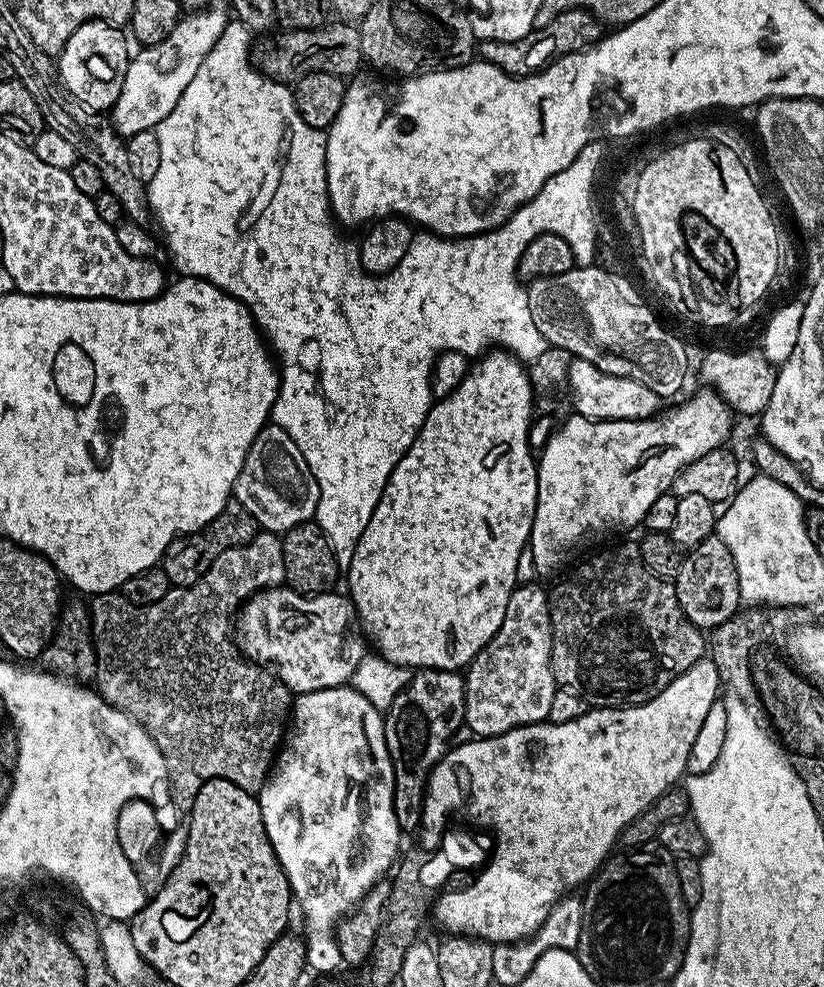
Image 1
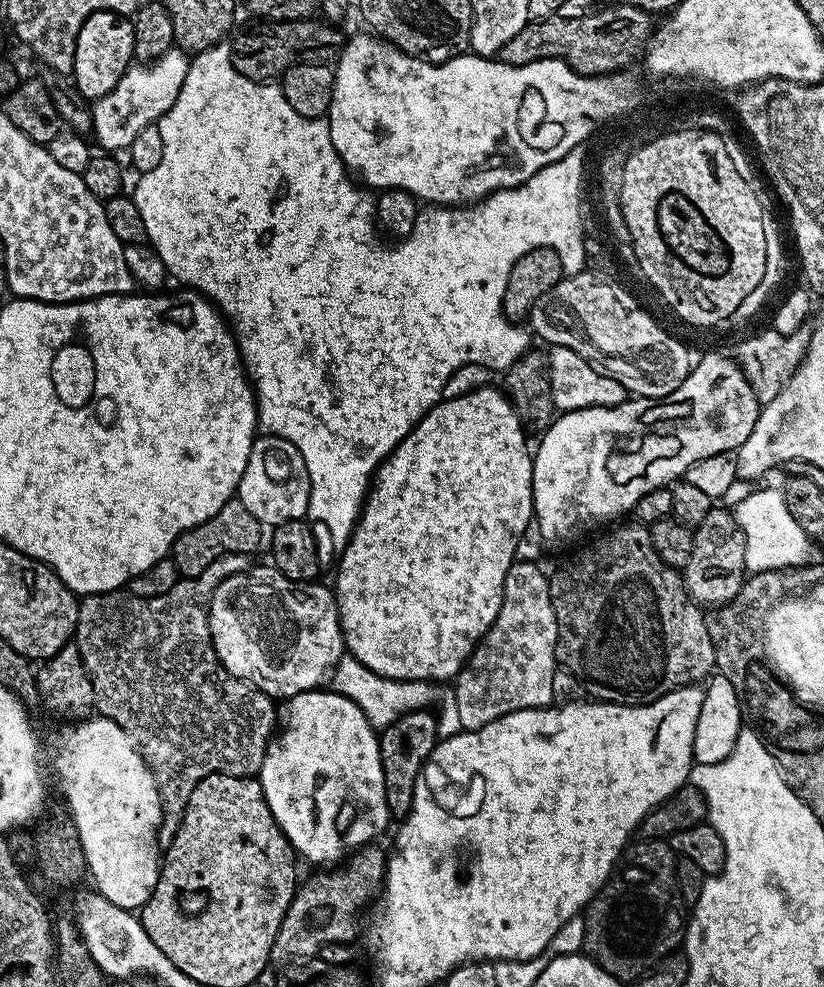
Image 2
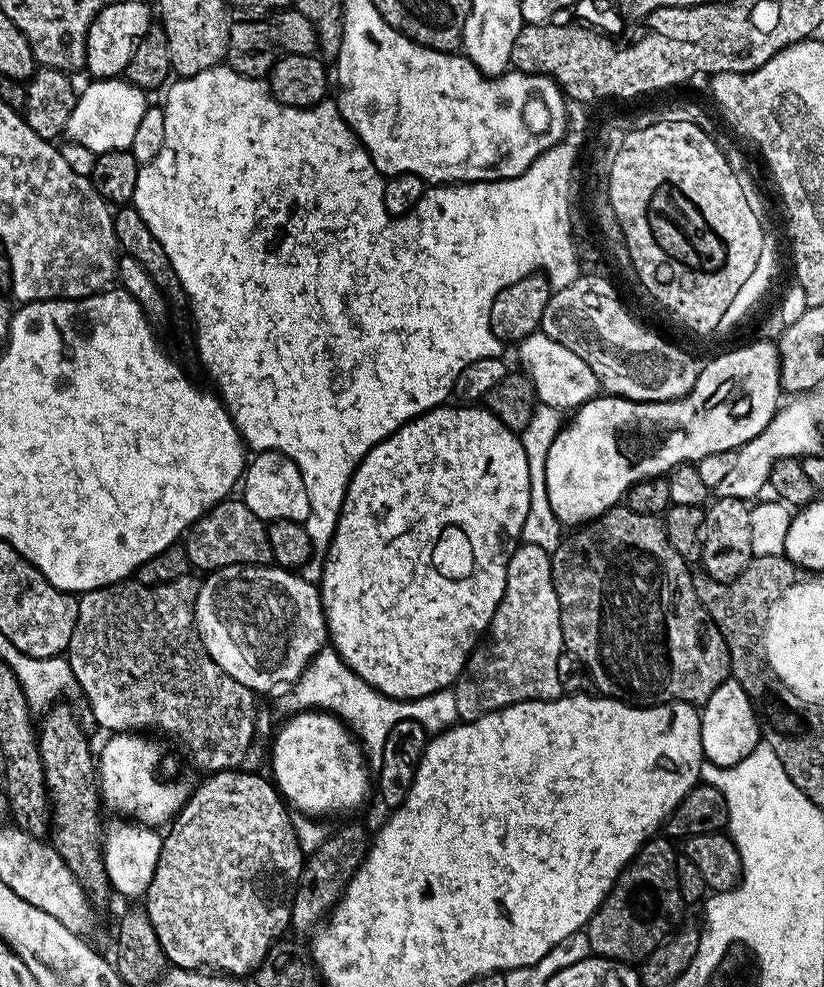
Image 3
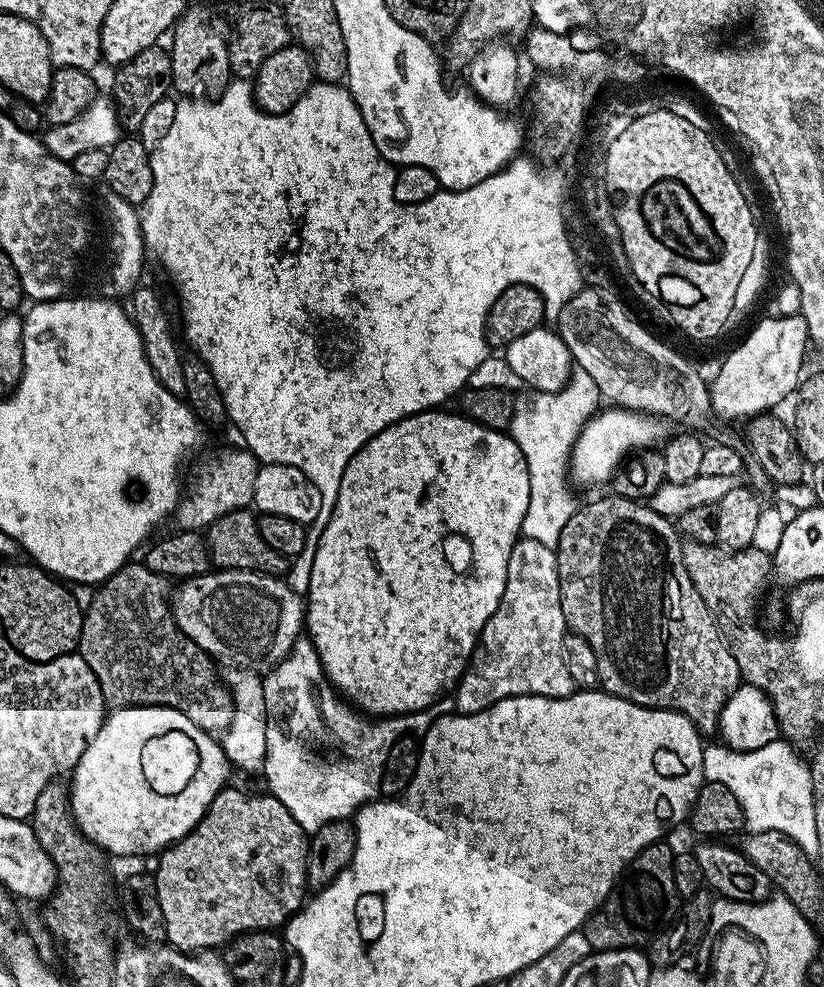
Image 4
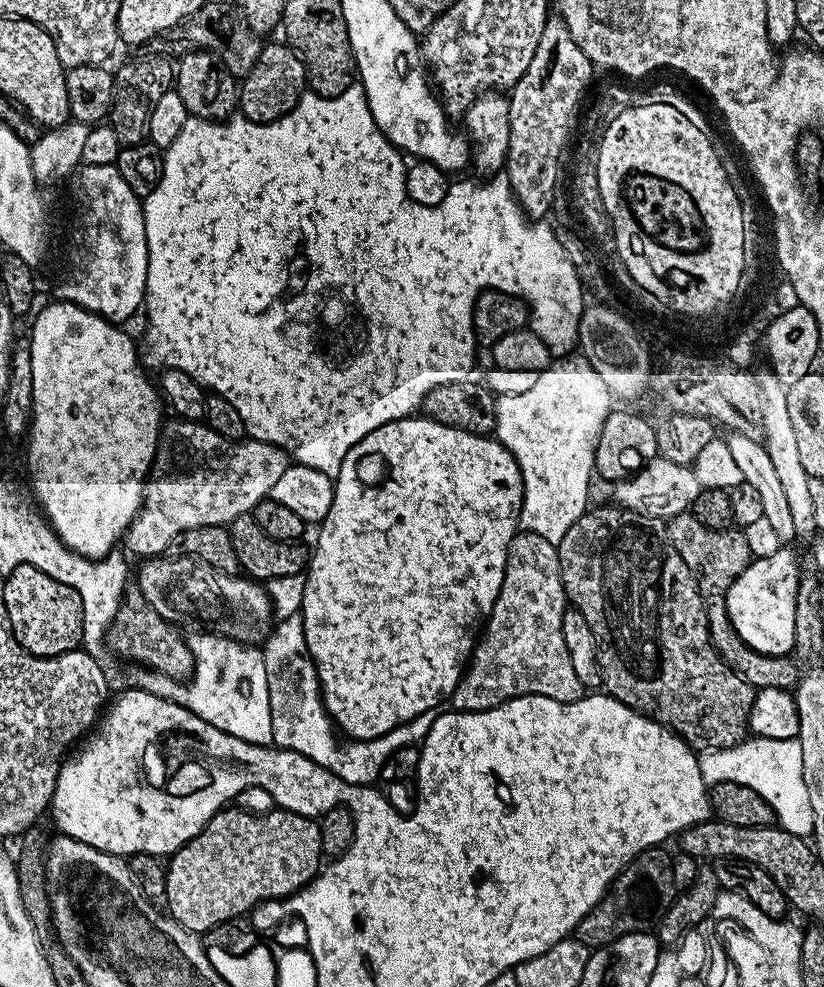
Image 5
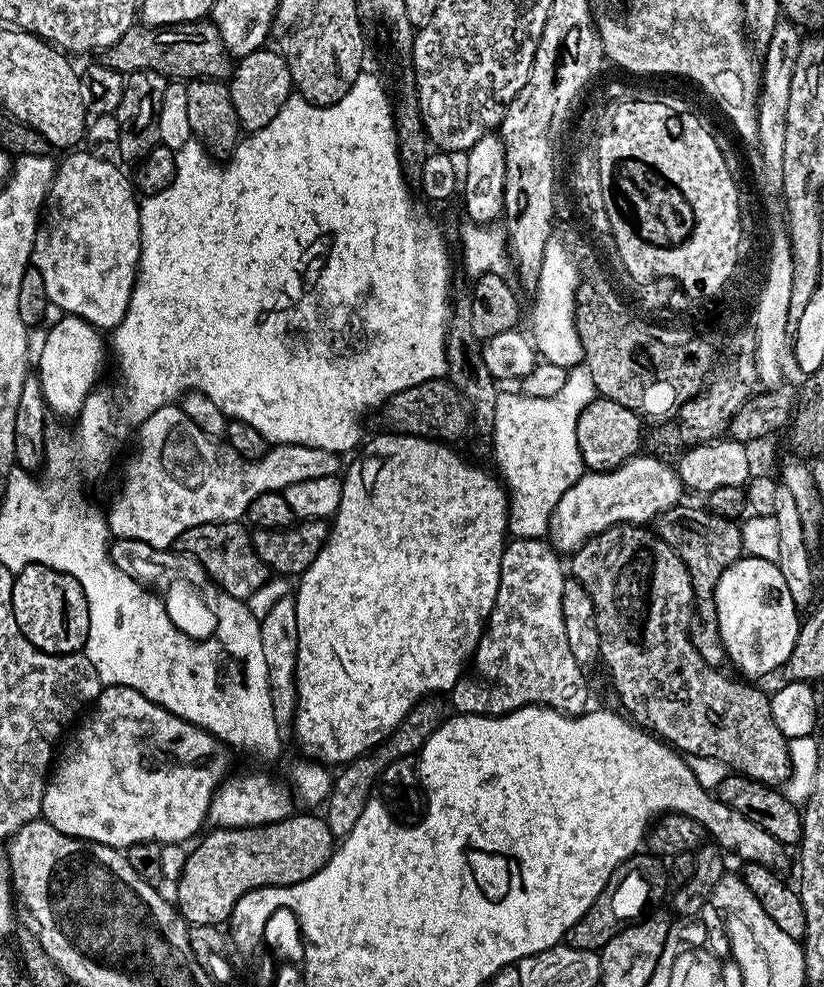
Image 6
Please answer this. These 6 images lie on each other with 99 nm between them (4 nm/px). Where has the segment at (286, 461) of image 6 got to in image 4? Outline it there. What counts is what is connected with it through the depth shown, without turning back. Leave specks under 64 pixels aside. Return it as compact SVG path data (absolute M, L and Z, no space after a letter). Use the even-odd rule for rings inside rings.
M243 447L224 448L208 456L192 472L192 485L187 485L186 495L176 505L174 520L184 530L204 530L222 514L244 510L252 504L254 482L261 465L255 456Z

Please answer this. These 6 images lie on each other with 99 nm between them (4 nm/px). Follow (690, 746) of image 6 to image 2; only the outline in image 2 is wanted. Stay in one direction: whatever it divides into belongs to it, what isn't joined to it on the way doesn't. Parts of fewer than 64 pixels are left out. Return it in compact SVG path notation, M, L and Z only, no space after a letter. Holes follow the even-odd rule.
M631 523L590 541L548 576L558 622L556 659L584 685L589 697L605 704L653 704L674 690L707 681L716 667L705 609L689 596L683 575L658 558L648 528Z

